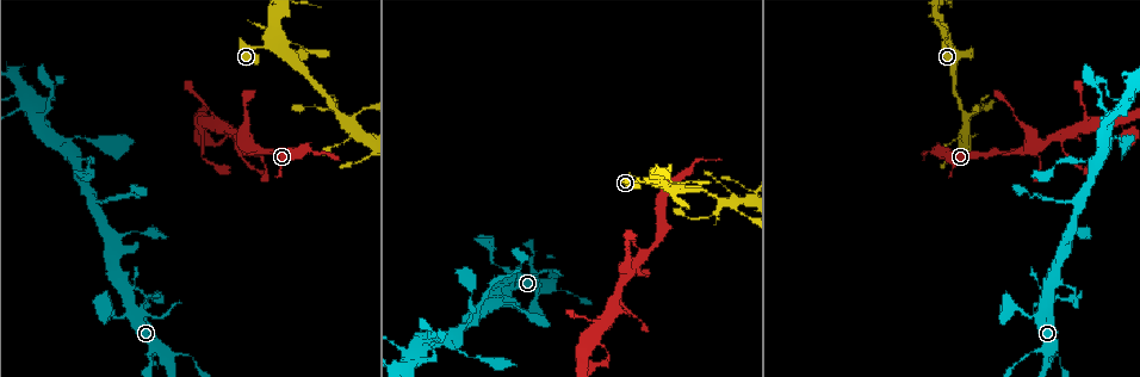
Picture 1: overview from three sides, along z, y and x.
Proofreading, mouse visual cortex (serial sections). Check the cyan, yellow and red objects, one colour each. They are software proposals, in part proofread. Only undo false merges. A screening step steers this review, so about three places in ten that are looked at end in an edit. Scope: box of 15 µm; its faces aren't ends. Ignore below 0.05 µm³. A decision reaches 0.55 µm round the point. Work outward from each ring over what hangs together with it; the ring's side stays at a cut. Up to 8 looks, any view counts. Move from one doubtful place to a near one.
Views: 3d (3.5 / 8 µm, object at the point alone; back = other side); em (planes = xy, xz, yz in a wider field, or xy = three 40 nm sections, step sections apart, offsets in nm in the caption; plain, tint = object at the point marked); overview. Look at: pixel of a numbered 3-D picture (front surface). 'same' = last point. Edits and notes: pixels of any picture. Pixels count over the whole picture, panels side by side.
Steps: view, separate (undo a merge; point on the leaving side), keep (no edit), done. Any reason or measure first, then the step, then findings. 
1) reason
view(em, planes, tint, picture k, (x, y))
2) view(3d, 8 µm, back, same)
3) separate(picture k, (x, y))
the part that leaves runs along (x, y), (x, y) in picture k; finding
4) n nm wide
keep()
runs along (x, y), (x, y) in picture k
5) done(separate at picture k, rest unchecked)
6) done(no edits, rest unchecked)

small branch off a trunk
view(3d, 3.5 µm, picture 1, (267, 43))

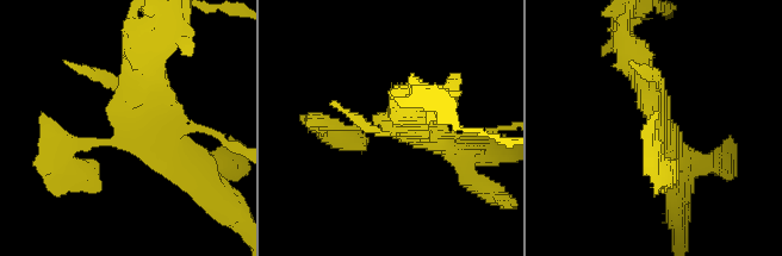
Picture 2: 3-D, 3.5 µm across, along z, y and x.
view(em, xy, step 3, tint, picture 2, (130, 134))

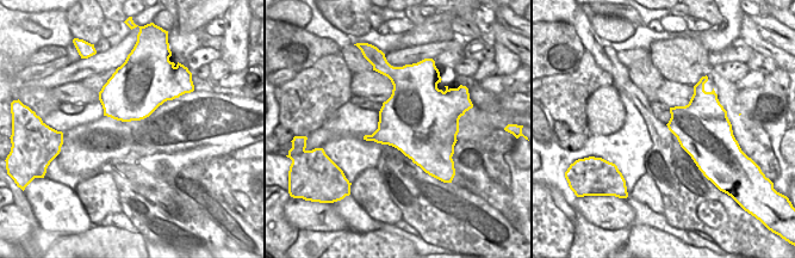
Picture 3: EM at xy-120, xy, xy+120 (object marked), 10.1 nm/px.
another direction
view(em, xy, step 2, tint, same)

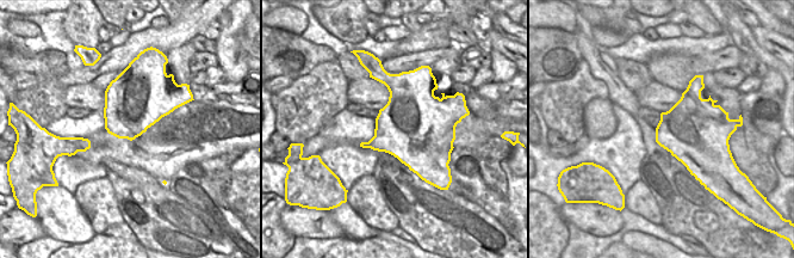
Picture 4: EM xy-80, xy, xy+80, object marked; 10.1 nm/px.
keep()
runs along (326, 129), (366, 125), (465, 150) in picture 2; continuous, no second cell

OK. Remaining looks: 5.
four-way junction
view(3d, 3.5 µm, picture 1, (721, 200))

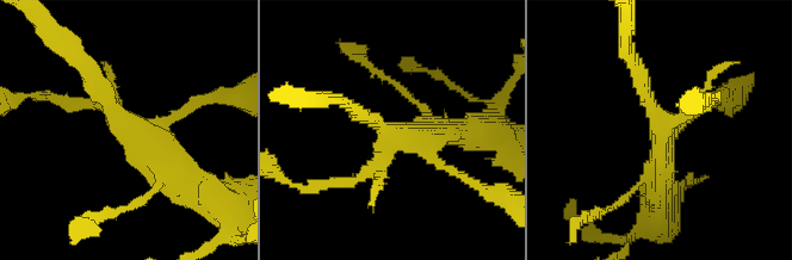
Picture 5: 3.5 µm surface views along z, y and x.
now the EM
view(em, xy, step 1, tint, picture 5, (391, 137))

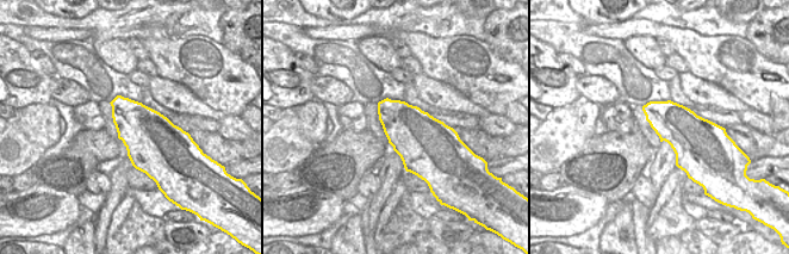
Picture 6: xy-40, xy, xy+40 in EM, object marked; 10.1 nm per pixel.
keep()
runs along (80, 60), (112, 111), (179, 184) in picture 5; continuous, no second cell

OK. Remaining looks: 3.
a fork
view(3d, 3.5 µm, picture 1, (1056, 137))

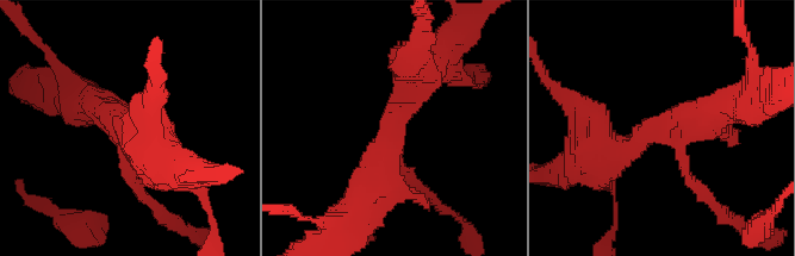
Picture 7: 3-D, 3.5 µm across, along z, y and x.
3 arms; arms of 150, 250, 450 nm; need the tissue
view(em, xy, step 5, tint, picture 7, (666, 128))

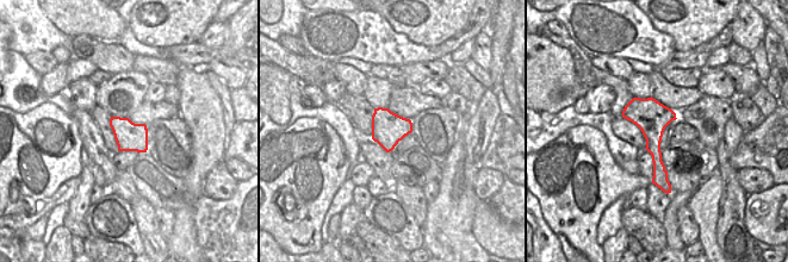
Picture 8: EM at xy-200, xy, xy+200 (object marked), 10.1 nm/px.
keep()
runs along (420, 76), (365, 198) in picture 7; all the same cell

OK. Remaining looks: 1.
done(no edits, rest unchecked)

